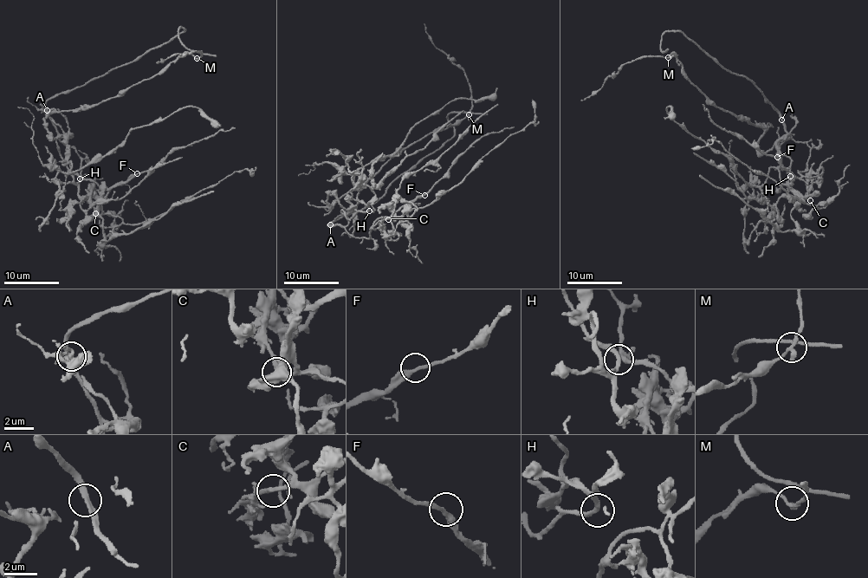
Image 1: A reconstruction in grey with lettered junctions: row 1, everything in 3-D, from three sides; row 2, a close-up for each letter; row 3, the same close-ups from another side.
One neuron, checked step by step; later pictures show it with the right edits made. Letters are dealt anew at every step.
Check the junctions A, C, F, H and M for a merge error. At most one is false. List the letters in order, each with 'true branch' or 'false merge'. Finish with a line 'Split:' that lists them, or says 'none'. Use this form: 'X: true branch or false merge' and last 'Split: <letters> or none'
A: true branch
C: true branch
F: true branch
H: true branch
M: true branch
Split: none

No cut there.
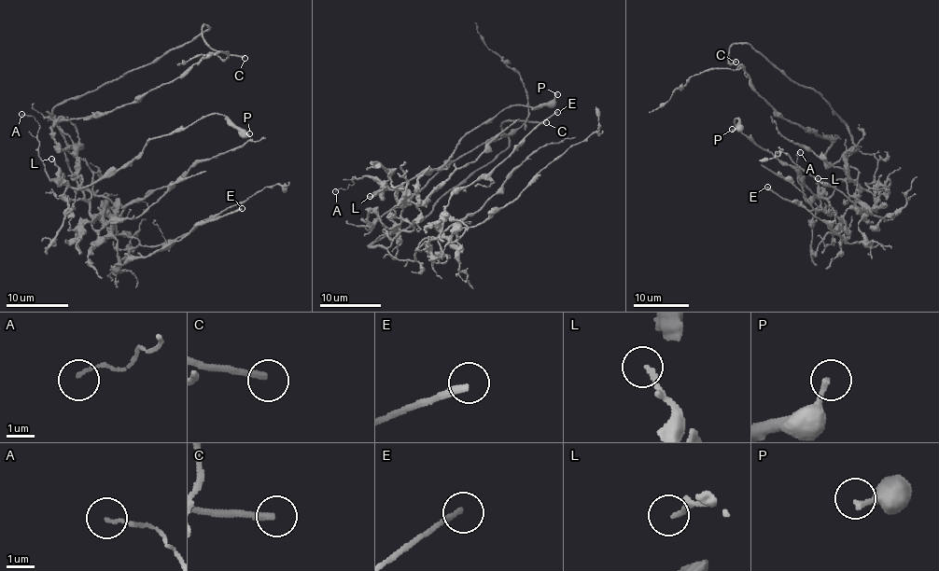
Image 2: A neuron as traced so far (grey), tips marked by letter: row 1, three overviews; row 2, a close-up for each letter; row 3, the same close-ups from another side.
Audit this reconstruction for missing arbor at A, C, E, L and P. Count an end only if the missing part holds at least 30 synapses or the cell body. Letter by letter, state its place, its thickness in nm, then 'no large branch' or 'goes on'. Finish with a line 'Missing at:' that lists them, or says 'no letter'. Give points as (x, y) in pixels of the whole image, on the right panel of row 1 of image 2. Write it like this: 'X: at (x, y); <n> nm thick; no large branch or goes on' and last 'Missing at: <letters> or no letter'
A: at (800, 152); 110 nm thick; no large branch
C: at (735, 62); 240 nm thick; goes on
E: at (767, 187); 200 nm thick; no large branch
L: at (818, 178); 160 nm thick; no large branch
P: at (732, 129); 190 nm thick; no large branch
Missing at: C

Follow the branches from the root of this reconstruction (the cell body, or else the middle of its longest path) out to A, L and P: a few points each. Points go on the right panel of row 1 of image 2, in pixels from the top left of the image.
A: (856, 188), (852, 195), (846, 182), (839, 180), (830, 196), (805, 199), (797, 180), (797, 153), (800, 152)
L: (856, 188), (852, 195), (847, 192), (846, 182), (839, 180), (830, 196), (819, 198), (818, 178)
P: (856, 188), (852, 195), (839, 180), (830, 196), (814, 195), (793, 168), (743, 134), (737, 118), (732, 129)

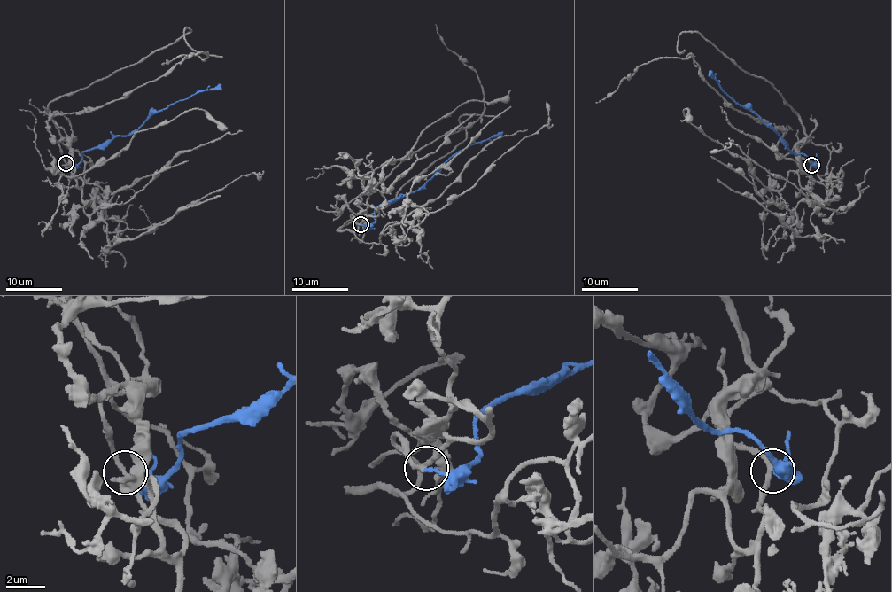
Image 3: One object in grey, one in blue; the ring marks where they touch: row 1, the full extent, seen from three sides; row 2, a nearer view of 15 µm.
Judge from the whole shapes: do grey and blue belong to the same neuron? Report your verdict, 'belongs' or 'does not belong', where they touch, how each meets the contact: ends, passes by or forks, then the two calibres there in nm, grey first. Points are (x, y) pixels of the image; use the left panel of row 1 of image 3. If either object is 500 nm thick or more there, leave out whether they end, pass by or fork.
belongs; at (65, 163); grey passes by; blue ends there; 240 nm thick on the grey side, 170 nm on the other

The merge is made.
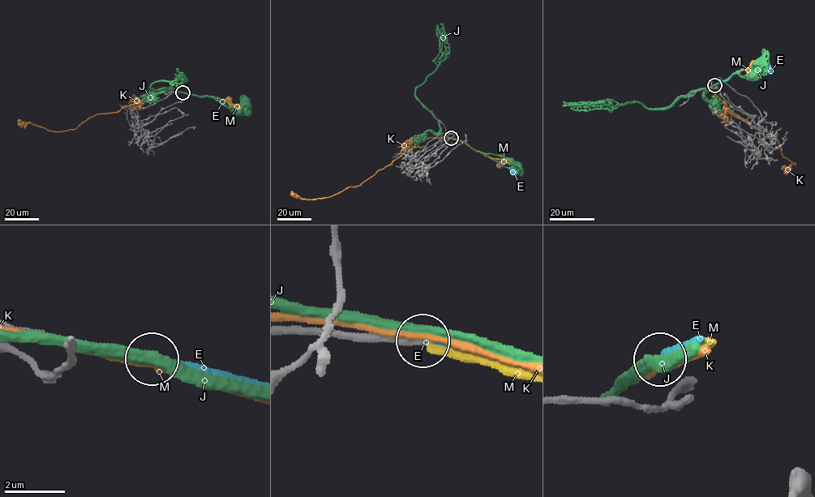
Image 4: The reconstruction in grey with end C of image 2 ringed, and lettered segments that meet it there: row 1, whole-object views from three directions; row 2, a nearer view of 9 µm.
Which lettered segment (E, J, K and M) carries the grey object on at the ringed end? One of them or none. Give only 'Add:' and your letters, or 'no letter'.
Add: E

